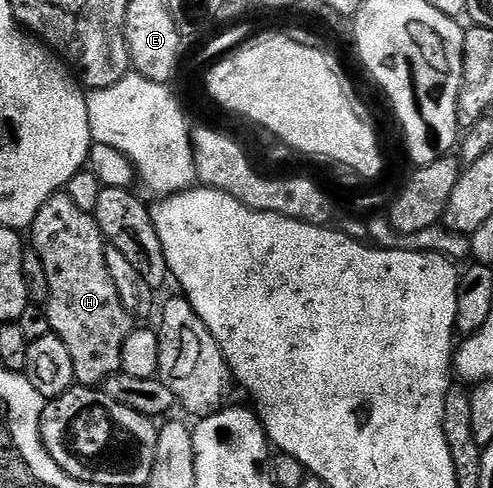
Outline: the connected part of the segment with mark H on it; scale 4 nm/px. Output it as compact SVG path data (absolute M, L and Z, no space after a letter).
M59 192L38 209L30 233L31 249L41 257L50 286L46 311L51 333L60 337L70 351L76 382L99 387L121 373L122 352L134 329L134 318L123 306L110 278L104 233L98 228L96 215L82 212L67 192Z

